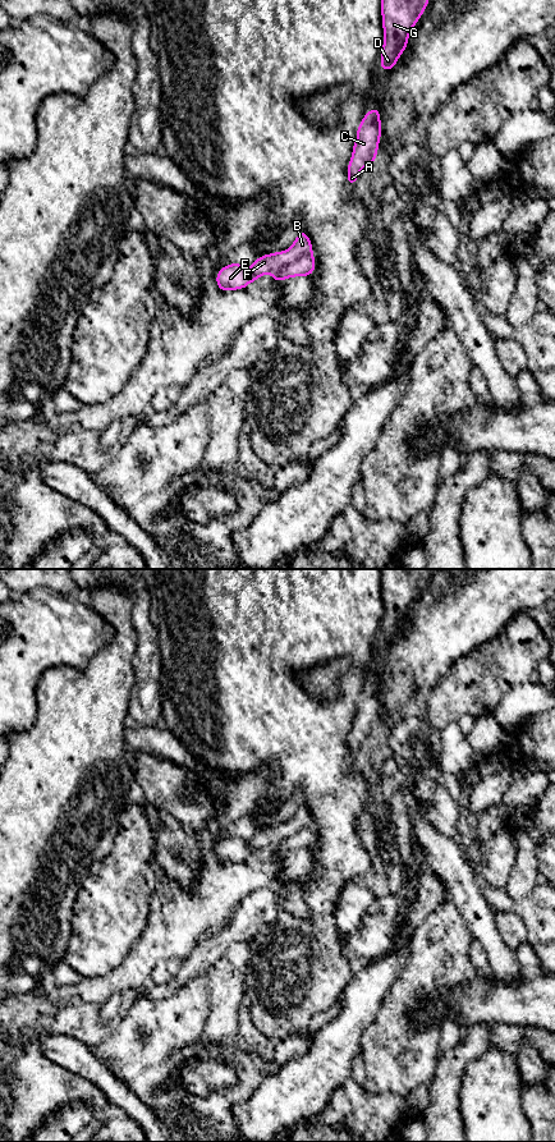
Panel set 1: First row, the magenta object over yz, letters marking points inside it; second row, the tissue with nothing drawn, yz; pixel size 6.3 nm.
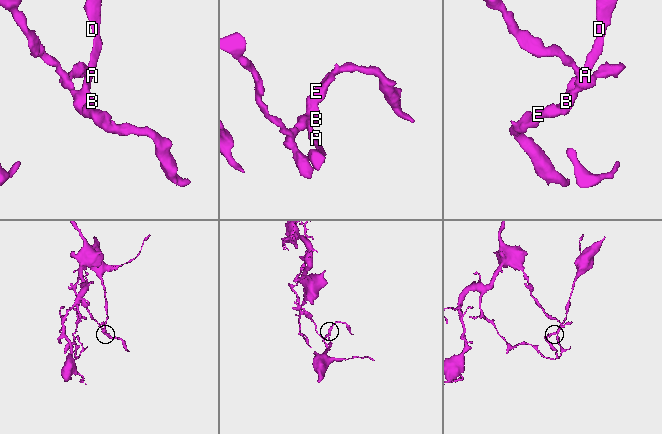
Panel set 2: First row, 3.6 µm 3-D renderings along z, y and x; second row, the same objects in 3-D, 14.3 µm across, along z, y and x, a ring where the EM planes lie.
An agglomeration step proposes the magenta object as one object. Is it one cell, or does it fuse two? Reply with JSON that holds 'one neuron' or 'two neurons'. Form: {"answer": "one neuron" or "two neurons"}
{"answer": "two neurons"}

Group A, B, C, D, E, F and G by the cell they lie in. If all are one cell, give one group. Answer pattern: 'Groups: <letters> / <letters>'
Groups: A B C D F G / E

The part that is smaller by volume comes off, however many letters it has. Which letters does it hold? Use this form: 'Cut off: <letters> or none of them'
Cut off: A, B, C, D, F, G

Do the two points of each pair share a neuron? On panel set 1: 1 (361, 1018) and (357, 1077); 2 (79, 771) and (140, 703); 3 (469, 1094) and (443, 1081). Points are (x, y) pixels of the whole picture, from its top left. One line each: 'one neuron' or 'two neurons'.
1: two neurons
2: two neurons
3: two neurons

